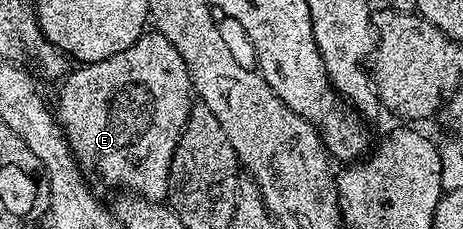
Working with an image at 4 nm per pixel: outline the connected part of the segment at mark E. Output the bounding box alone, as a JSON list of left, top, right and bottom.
[58,32,194,203]

